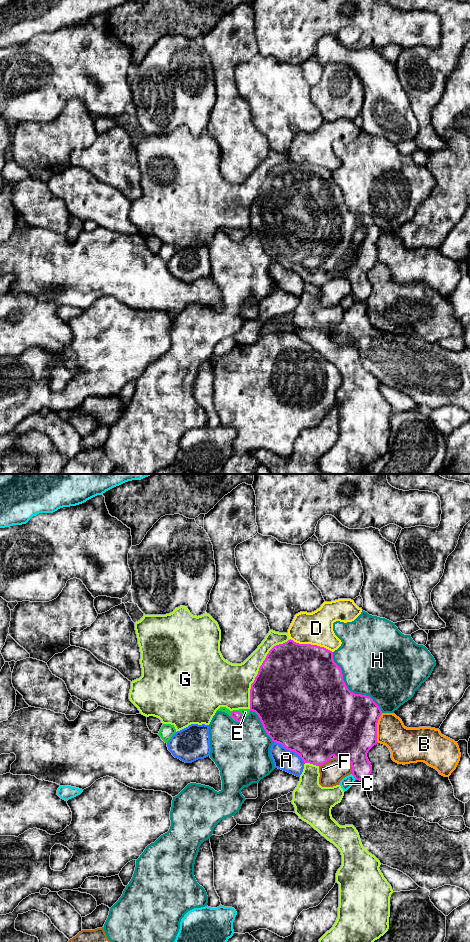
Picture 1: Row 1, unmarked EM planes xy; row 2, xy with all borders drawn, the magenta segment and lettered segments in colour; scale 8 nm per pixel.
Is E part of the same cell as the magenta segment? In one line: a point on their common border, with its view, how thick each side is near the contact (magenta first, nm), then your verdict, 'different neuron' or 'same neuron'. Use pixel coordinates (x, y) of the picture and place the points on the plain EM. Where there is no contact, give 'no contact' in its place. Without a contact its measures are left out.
xy (238, 231) | 70/60 nm | same neuron

